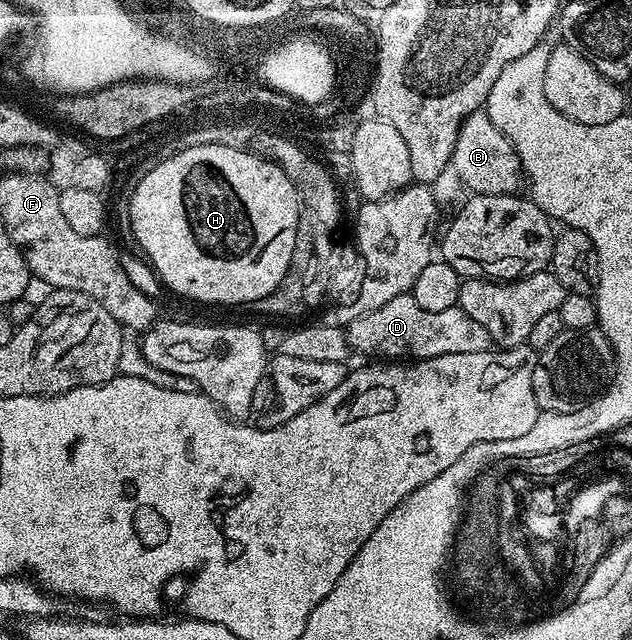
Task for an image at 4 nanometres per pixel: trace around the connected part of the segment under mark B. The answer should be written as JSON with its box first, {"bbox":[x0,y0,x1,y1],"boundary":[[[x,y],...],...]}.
{"bbox":[450,109,524,195],"boundary":[[[482,109],[473,111],[463,121],[460,133],[456,137],[454,155],[450,158],[450,167],[458,174],[459,181],[467,187],[467,192],[475,195],[512,195],[519,190],[518,186],[521,183],[523,186],[524,183],[522,162],[518,160],[516,149],[508,141],[508,137],[504,137],[504,133],[500,133],[500,129],[496,129],[496,125],[492,125],[492,121]]]}

